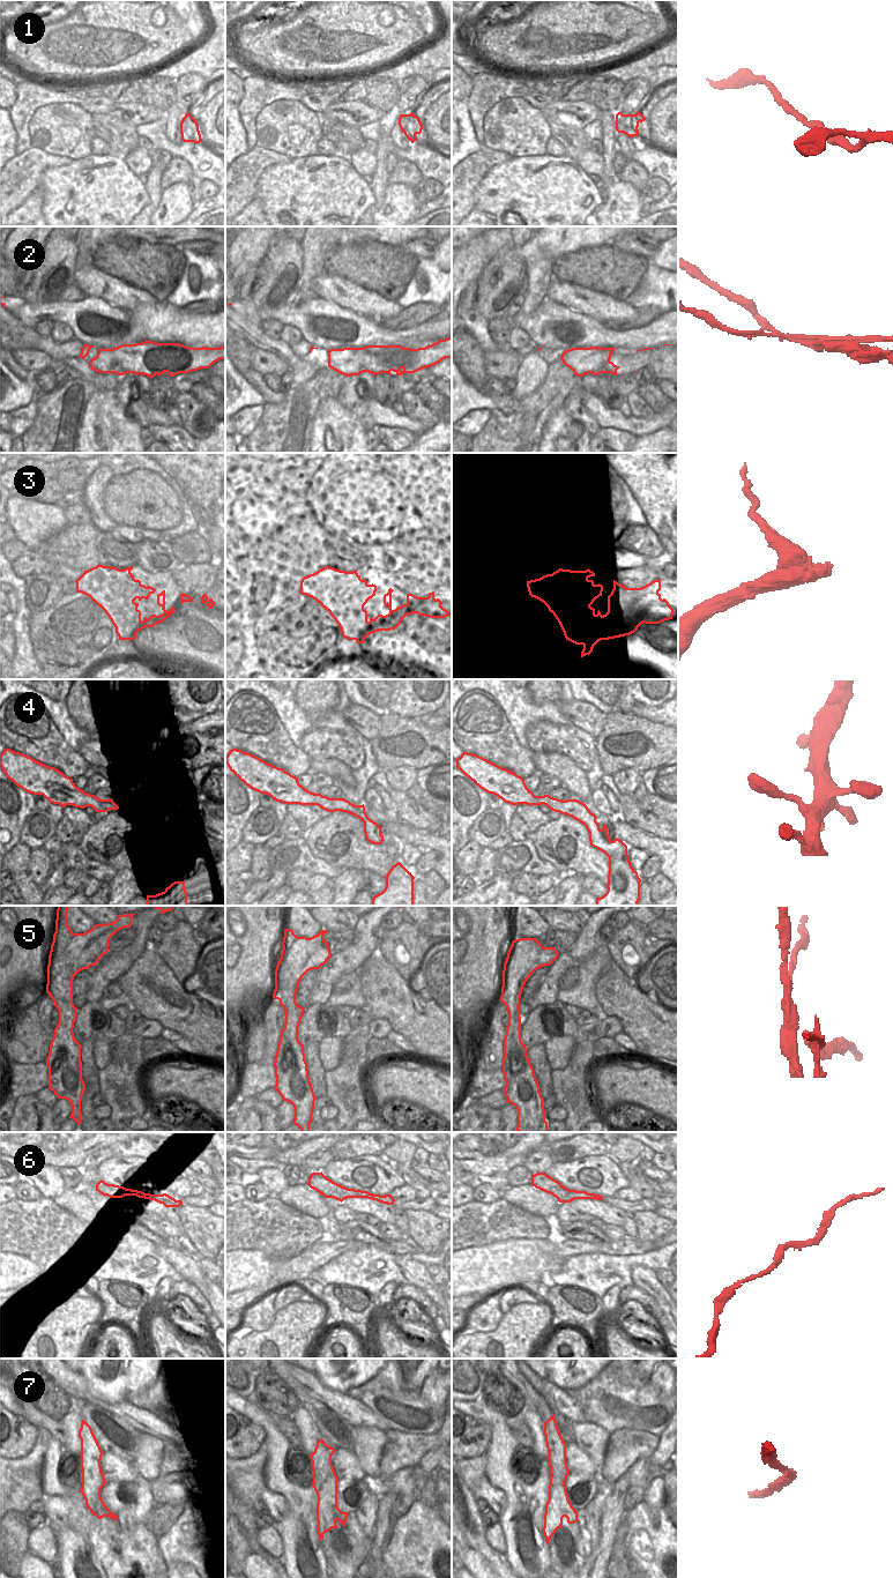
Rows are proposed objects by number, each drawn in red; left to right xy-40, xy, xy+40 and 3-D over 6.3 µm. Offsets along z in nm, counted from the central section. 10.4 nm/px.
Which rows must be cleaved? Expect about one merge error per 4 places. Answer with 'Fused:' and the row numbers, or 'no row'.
Fused: 2, 3, 5

